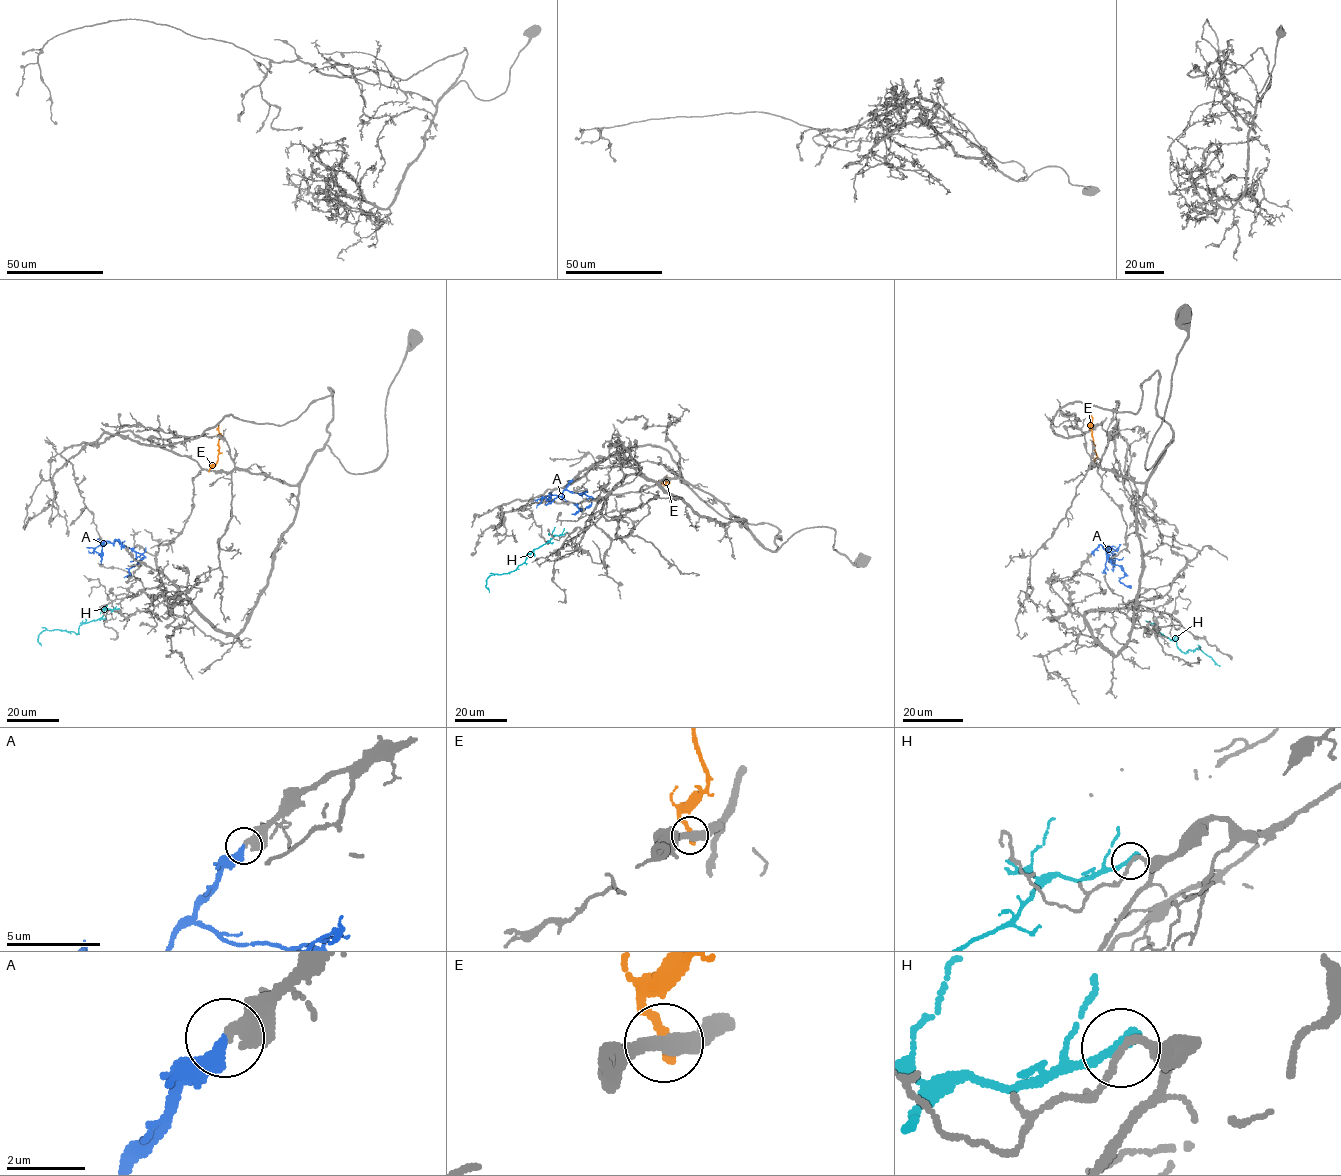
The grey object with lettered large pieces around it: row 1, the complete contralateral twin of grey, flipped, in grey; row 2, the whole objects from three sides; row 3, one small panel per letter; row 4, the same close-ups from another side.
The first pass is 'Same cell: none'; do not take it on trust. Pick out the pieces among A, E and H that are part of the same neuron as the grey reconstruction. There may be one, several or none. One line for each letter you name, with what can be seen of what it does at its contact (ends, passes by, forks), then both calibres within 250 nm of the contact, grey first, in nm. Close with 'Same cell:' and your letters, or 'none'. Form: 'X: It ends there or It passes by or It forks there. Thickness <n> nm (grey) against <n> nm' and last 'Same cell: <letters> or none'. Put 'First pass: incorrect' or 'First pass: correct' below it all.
A: It ends there. Thickness 320 nm (grey) against 380 nm
Same cell: A
First pass: incorrect

